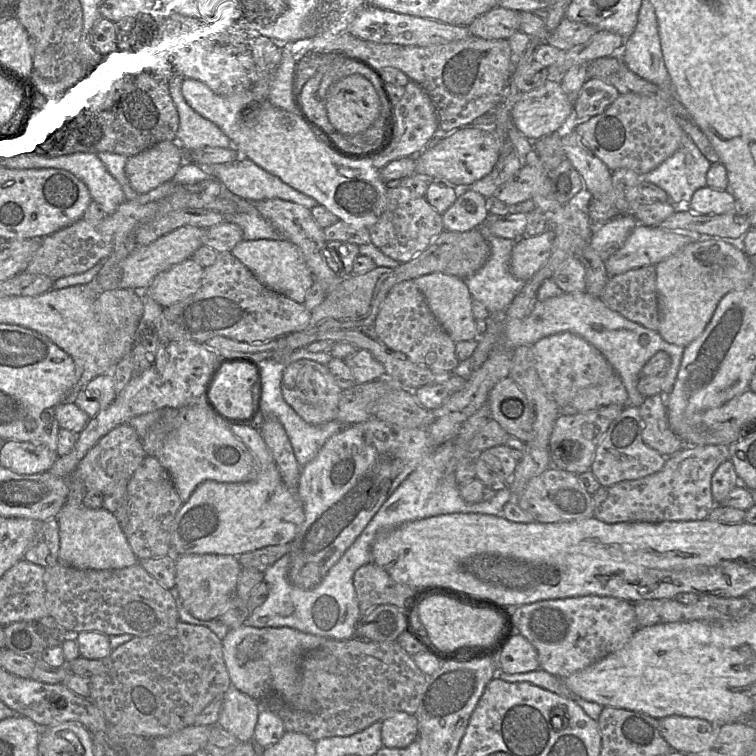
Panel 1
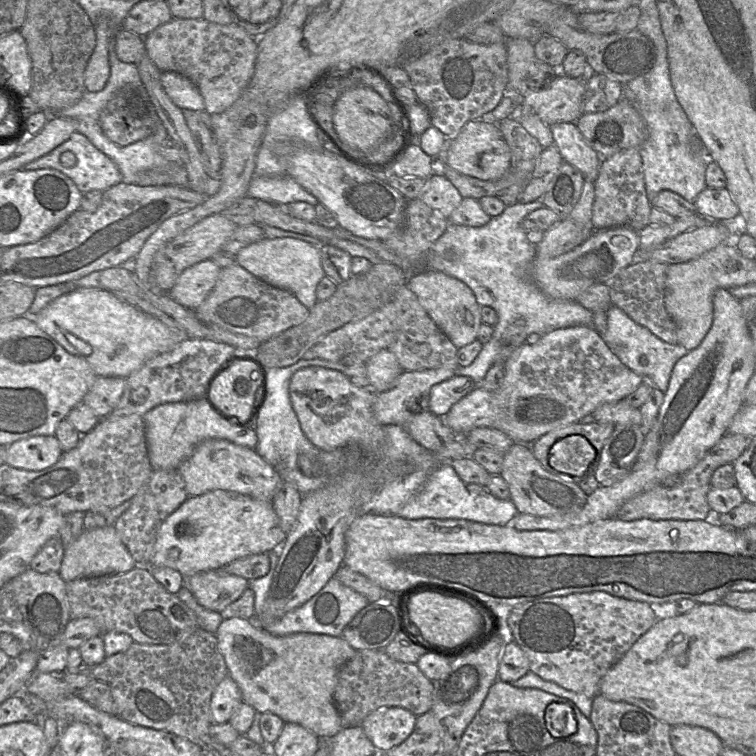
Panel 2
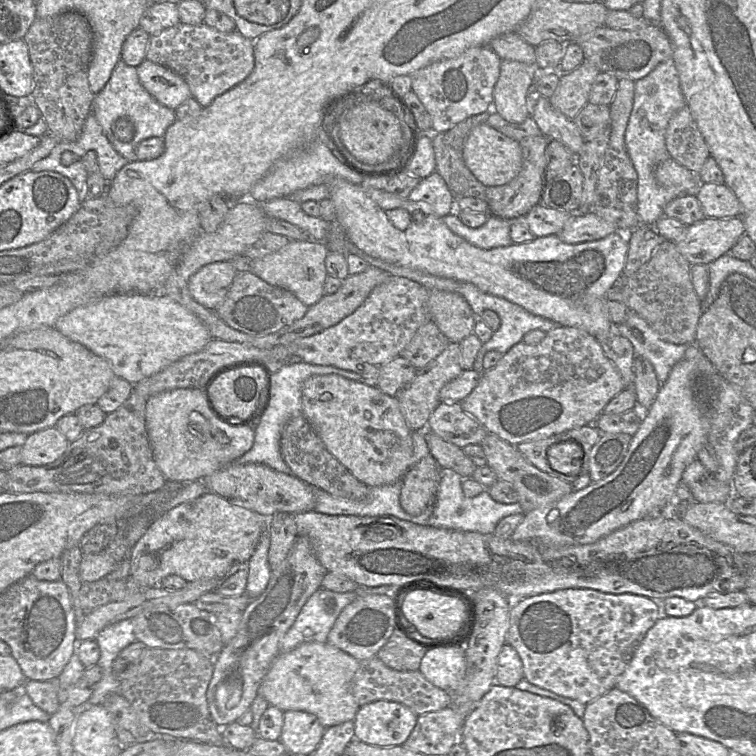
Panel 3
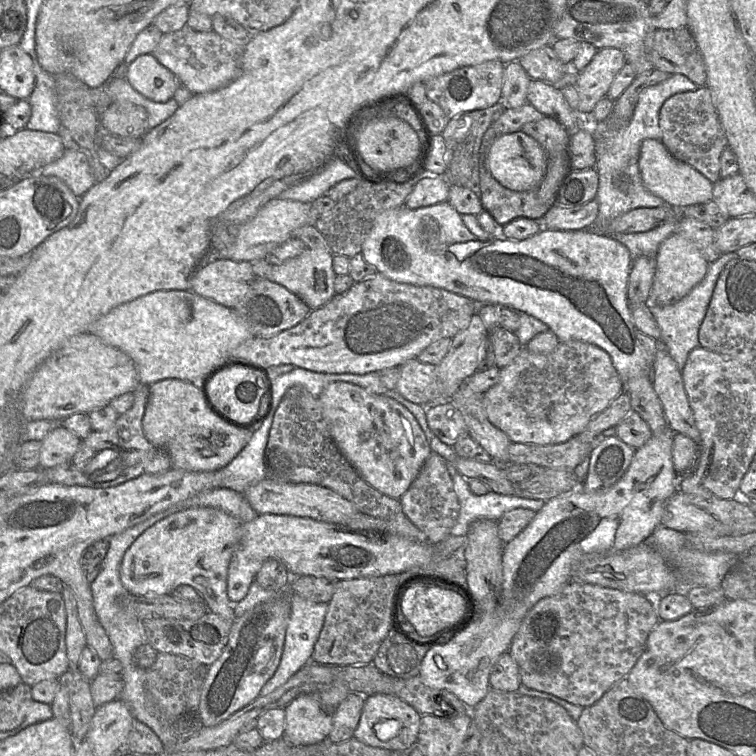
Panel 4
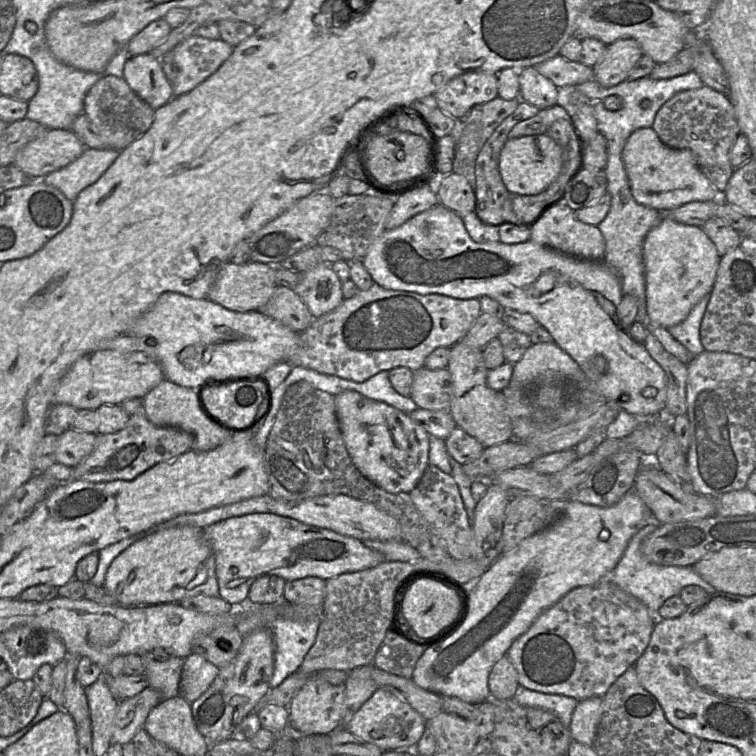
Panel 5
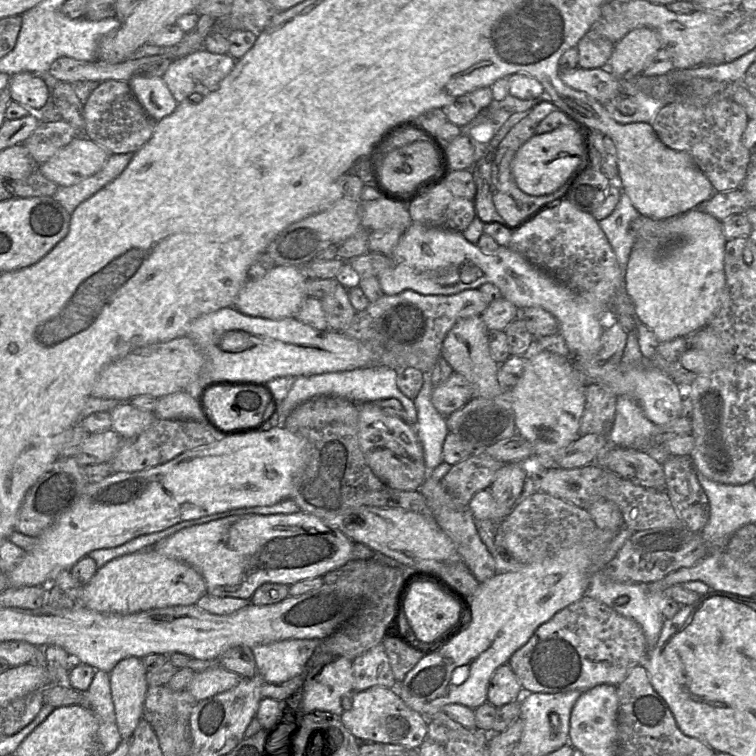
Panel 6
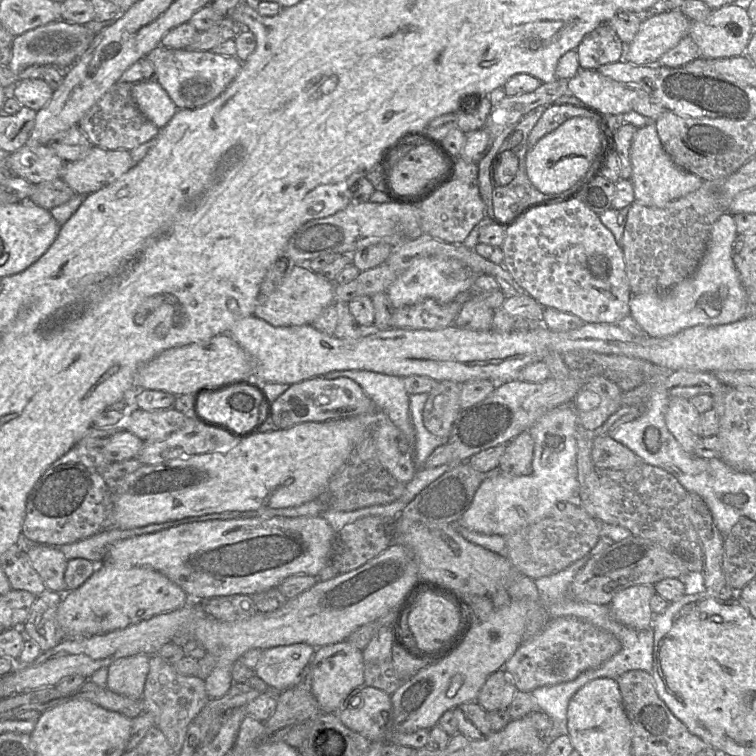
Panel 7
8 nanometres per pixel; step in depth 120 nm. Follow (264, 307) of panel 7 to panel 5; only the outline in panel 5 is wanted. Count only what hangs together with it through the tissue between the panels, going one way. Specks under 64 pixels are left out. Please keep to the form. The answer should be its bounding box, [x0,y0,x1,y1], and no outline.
[207,261,276,312]

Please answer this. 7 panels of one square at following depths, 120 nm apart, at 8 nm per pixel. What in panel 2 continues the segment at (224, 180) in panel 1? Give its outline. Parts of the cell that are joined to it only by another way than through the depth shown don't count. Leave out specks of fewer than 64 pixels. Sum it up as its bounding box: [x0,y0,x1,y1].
[247,175,319,207]

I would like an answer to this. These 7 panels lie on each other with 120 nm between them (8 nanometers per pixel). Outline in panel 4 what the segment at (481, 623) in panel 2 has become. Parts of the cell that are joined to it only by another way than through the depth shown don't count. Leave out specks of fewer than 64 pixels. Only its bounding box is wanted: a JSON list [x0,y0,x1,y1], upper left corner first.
[402,584,465,636]

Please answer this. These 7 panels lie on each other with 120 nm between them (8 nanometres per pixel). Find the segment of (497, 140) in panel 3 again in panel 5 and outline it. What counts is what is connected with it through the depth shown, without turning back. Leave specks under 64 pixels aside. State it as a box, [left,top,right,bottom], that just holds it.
[499,135,563,195]

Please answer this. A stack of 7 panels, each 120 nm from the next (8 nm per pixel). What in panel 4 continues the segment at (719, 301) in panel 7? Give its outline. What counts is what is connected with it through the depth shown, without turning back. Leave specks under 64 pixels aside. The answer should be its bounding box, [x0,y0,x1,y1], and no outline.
[651,232,708,306]

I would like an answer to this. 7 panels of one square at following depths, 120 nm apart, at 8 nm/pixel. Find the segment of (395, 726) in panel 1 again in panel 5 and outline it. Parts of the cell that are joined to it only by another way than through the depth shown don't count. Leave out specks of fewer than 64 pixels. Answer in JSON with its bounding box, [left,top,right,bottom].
[345,688,426,751]

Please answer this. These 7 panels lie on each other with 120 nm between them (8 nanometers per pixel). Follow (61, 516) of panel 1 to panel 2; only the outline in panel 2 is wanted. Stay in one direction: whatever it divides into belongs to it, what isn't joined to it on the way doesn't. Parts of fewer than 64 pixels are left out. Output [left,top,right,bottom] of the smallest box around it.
[58,526,136,582]

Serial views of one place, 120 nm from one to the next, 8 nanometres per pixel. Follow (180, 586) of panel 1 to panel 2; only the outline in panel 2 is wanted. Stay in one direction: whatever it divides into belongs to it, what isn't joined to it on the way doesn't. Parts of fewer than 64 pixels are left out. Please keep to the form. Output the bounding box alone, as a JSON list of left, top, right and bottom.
[185,569,248,612]

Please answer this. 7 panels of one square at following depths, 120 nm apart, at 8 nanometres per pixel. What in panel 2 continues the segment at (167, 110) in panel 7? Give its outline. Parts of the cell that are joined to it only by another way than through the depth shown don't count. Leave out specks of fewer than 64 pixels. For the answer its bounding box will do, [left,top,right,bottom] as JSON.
[160,71,205,111]

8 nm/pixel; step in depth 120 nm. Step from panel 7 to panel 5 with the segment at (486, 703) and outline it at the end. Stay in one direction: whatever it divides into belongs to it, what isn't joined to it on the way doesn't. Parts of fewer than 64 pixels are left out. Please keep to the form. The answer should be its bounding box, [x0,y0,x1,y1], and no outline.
[488,654,518,701]

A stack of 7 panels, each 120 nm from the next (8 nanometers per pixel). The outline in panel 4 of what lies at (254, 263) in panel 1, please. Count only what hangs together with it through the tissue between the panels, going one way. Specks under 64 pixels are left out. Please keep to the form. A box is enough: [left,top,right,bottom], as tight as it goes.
[269,248,335,310]

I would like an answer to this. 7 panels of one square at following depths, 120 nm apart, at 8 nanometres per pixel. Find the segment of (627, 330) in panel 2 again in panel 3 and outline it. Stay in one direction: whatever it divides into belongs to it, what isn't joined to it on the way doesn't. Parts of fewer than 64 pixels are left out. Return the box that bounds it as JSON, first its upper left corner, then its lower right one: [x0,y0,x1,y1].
[611,311,690,385]

